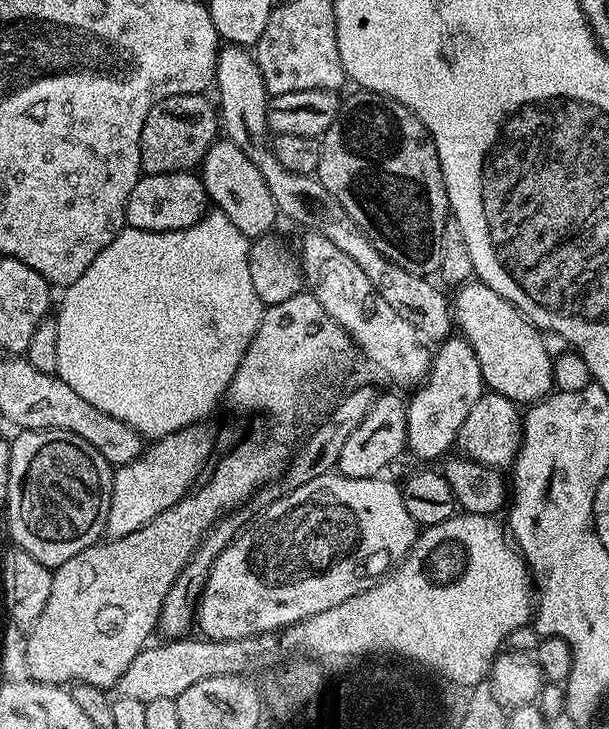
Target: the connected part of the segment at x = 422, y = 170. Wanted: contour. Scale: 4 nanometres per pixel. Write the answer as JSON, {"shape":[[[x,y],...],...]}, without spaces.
{"shape":[[[356,90],[353,93],[353,96],[347,97],[345,95],[343,97],[340,112],[334,118],[330,130],[326,130],[323,136],[319,137],[320,153],[318,154],[318,166],[314,175],[316,179],[322,182],[322,186],[326,186],[326,190],[330,190],[330,194],[334,194],[334,198],[338,198],[338,202],[342,202],[342,210],[346,210],[346,214],[350,214],[350,218],[354,218],[356,227],[366,234],[366,238],[370,238],[370,242],[374,242],[374,246],[386,259],[398,266],[402,266],[402,270],[410,270],[410,274],[418,274],[425,278],[431,277],[440,271],[440,263],[442,262],[442,230],[450,218],[448,195],[446,194],[444,179],[442,178],[442,166],[440,165],[440,159],[436,153],[432,136],[426,130],[426,126],[421,120],[409,108],[402,106],[402,102],[392,100],[388,96],[379,96],[377,92]]]}

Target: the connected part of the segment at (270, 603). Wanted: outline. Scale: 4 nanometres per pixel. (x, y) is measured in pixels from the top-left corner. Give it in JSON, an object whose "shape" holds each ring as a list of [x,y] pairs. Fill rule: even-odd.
{"shape":[[[333,470],[318,478],[310,478],[310,482],[306,482],[302,486],[285,491],[284,495],[267,505],[263,509],[264,513],[249,528],[247,525],[236,539],[218,554],[213,562],[208,581],[200,595],[199,604],[196,605],[194,624],[198,630],[200,627],[199,635],[210,640],[241,640],[251,636],[279,633],[281,630],[289,628],[291,624],[299,624],[300,621],[310,618],[314,614],[322,614],[322,610],[330,610],[330,606],[338,606],[338,602],[346,602],[346,598],[356,596],[365,588],[371,588],[375,581],[395,568],[412,549],[412,543],[416,541],[418,535],[418,525],[414,522],[414,518],[410,518],[410,513],[406,511],[406,502],[401,485],[395,484],[392,480],[384,479],[380,476],[350,478],[349,476],[341,476],[339,471]]]}

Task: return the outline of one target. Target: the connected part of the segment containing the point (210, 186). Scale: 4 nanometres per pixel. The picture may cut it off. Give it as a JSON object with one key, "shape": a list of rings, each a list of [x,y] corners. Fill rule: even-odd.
{"shape":[[[227,138],[217,139],[204,156],[198,175],[204,181],[209,201],[223,212],[226,218],[230,218],[230,222],[234,222],[234,226],[238,226],[244,236],[257,238],[273,229],[272,224],[278,220],[278,213],[269,187],[266,186],[266,178],[262,178],[254,162],[235,142]]]}

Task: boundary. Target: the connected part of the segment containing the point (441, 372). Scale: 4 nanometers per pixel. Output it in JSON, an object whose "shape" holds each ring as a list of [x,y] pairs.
{"shape":[[[452,334],[439,345],[440,349],[432,352],[432,367],[428,369],[427,381],[415,389],[412,400],[407,401],[408,413],[406,414],[406,445],[409,453],[413,452],[420,460],[439,461],[445,455],[444,451],[455,445],[458,430],[462,430],[462,422],[466,422],[466,414],[474,407],[474,402],[484,395],[486,385],[482,378],[482,370],[478,366],[478,354],[470,346],[470,342],[463,335]]]}

